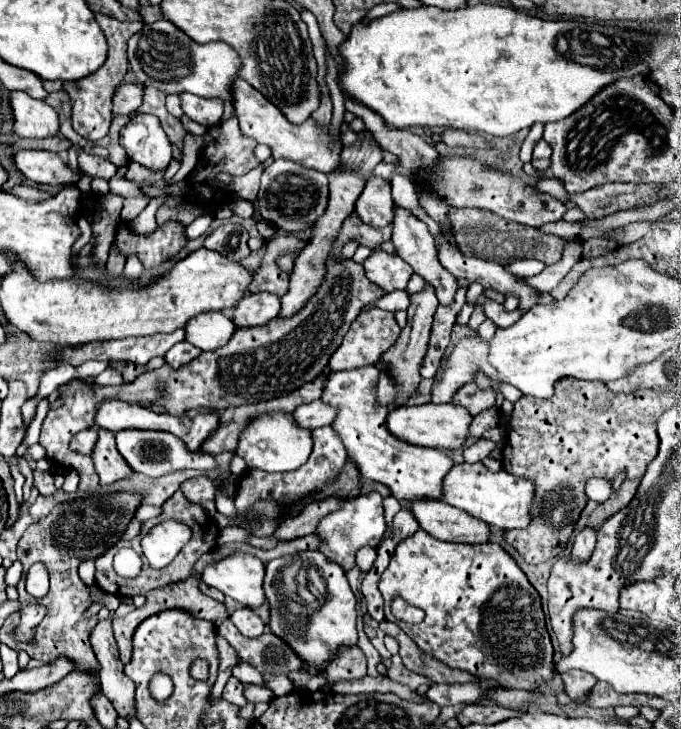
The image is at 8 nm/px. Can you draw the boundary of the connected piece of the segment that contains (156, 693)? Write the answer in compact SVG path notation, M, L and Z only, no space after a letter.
M156 672L152 676L152 680L150 680L150 694L152 694L152 698L158 700L158 702L164 702L164 700L168 700L172 696L172 692L174 692L172 678L168 674L164 674L164 672Z

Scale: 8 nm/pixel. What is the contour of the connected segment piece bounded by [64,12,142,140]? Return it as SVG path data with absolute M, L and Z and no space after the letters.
M96 12L96 22L102 28L106 40L108 40L108 58L106 62L90 76L74 80L74 82L64 82L64 92L70 98L72 104L72 128L90 140L100 140L108 134L112 116L110 116L110 98L116 90L118 84L122 84L126 72L128 72L128 58L126 58L126 38L130 34L136 34L142 28L142 22L128 22L128 20L116 20L106 14Z

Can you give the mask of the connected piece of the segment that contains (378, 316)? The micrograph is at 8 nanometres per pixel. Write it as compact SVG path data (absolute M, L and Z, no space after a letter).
M372 308L370 312L360 314L352 322L344 342L332 354L328 368L330 370L354 370L354 368L364 368L368 364L376 364L382 358L382 354L398 340L398 336L400 336L400 326L394 318L394 312L382 310L382 308Z

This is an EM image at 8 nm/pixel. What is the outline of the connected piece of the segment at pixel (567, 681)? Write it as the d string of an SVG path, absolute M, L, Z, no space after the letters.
M568 670L568 672L562 674L562 680L564 680L564 686L566 686L566 694L574 702L582 702L582 698L596 684L596 678L592 674L582 672L582 670Z

